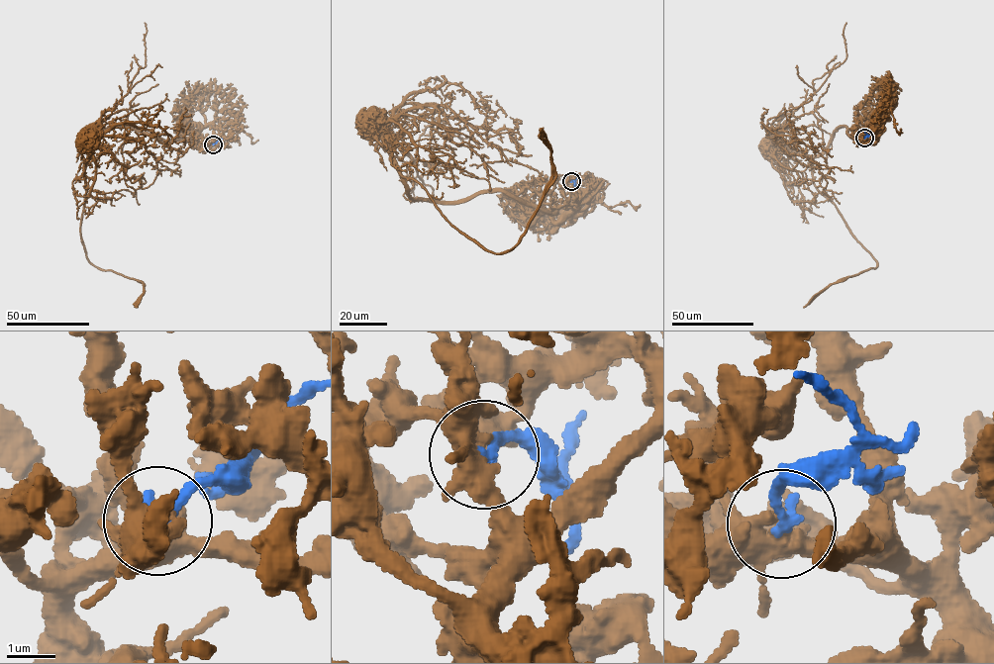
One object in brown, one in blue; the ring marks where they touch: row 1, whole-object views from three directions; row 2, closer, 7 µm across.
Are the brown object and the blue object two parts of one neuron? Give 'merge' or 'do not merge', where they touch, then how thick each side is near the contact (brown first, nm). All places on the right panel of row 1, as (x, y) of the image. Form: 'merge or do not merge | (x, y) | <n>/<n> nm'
do not merge | (864, 138) | 360/260 nm

